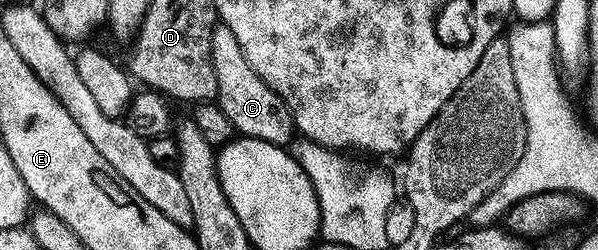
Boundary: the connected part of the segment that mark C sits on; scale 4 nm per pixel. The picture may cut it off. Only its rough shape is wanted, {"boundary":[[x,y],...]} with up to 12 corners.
{"boundary":[[212,29],[215,101],[233,131],[287,147],[288,105],[250,68],[234,32]]}

